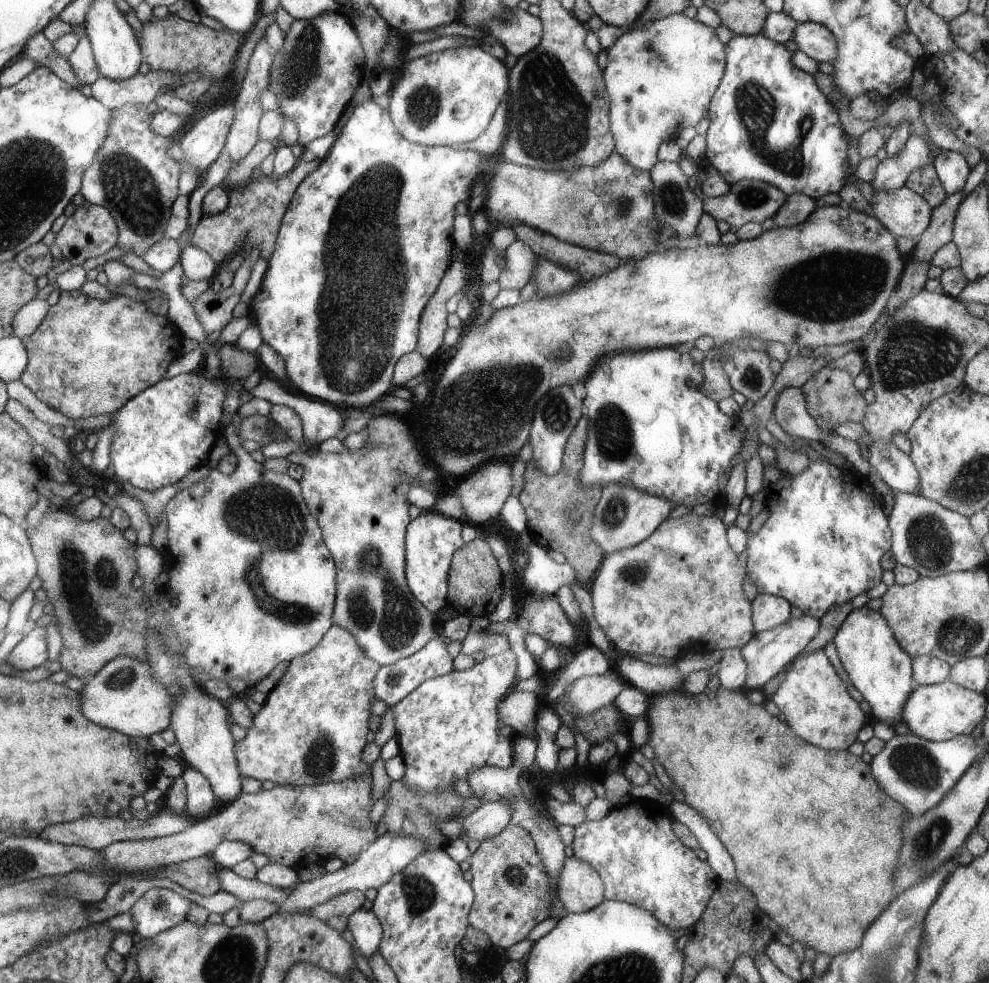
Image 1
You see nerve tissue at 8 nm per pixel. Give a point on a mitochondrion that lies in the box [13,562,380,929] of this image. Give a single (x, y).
(319, 761)

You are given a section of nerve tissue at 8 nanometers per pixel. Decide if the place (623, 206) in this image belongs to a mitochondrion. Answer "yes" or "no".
yes

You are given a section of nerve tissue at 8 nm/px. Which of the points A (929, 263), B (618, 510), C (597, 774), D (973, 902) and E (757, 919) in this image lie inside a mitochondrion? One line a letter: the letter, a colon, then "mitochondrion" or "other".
A: other
B: mitochondrion
C: other
D: other
E: other

